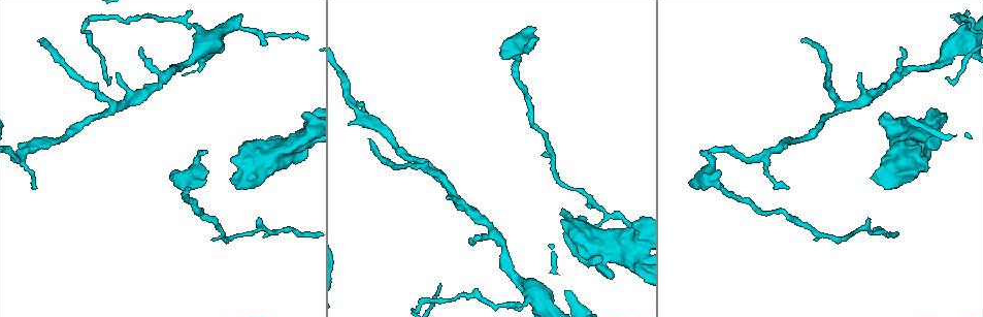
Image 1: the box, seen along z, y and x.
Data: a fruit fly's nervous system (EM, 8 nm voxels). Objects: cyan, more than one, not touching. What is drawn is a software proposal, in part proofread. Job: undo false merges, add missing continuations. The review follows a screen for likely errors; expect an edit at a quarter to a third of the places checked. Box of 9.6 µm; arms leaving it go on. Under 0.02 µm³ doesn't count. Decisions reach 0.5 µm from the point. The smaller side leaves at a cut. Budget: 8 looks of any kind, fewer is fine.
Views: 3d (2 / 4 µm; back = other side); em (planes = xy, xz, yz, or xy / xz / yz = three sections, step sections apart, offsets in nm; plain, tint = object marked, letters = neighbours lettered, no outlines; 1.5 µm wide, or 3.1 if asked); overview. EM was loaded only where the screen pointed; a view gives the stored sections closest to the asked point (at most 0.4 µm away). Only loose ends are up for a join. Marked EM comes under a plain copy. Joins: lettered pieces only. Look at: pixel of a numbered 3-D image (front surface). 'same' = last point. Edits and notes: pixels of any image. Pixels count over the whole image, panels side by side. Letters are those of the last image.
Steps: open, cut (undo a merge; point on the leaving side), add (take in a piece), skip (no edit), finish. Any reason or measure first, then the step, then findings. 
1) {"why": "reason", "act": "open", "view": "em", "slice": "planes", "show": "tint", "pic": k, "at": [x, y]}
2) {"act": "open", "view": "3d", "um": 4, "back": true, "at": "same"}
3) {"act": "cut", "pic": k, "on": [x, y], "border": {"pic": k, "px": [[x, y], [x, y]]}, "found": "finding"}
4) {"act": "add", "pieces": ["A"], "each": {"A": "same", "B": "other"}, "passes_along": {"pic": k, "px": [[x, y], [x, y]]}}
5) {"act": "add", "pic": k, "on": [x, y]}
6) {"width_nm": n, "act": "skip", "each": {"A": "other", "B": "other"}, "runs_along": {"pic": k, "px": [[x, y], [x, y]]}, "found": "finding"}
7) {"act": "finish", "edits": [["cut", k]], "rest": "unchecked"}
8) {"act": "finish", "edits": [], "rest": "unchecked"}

{"why": "free end", "act": "open", "view": "3d", "um": 4, "back": true, "pic": 1, "at": [536, 38]}

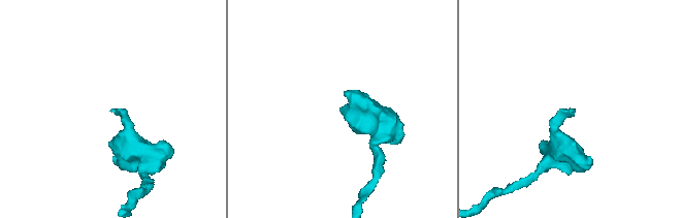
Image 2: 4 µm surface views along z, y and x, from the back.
{"act": "open", "view": "em", "slice": "planes", "show": "letters", "pic": 2, "at": [111, 109]}

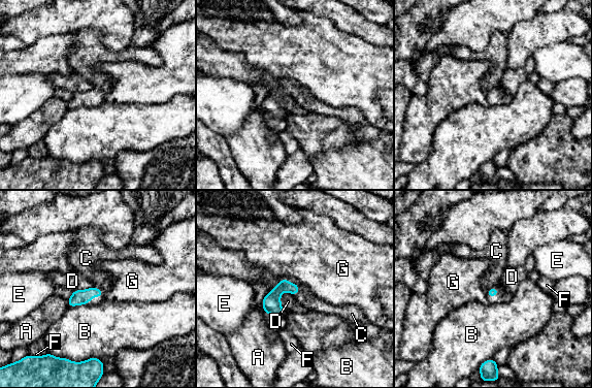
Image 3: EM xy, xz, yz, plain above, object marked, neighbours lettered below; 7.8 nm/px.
{"act": "add", "pieces": ["C"], "each": {"A": "other", "B": "other", "C": "same", "D": "other", "E": "other", "F": "other", "G": "other"}, "found": "the cell continues"}

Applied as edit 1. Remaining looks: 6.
{"why": "branch stops here", "act": "open", "view": "3d", "um": 2, "pic": 1, "at": [928, 157]}

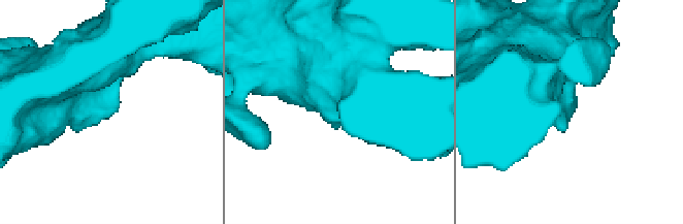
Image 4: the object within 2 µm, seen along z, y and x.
{"act": "open", "view": "em", "slice": "planes", "show": "tint", "pic": 4, "at": [114, 108]}

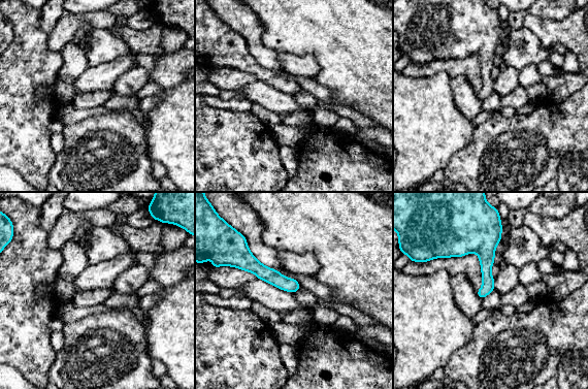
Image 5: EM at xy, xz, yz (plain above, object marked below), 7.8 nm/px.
{"act": "open", "view": "em", "slice": "planes", "show": "letters", "at": "same"}

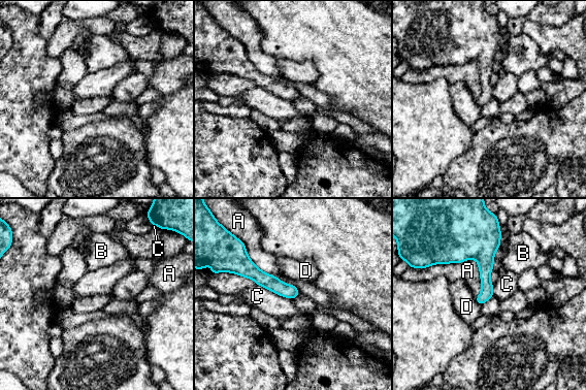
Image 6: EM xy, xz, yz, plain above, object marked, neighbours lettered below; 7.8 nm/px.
{"act": "skip", "each": {"A": "other", "B": "other", "C": "other", "D": "other"}, "runs_along": {"pic": 6, "px": [[235, 267], [246, 267], [295, 293]]}, "found": "none of them fits"}

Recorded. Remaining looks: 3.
{"why": "sharp bend", "act": "open", "view": "3d", "um": 2, "pic": 1, "at": [89, 20]}

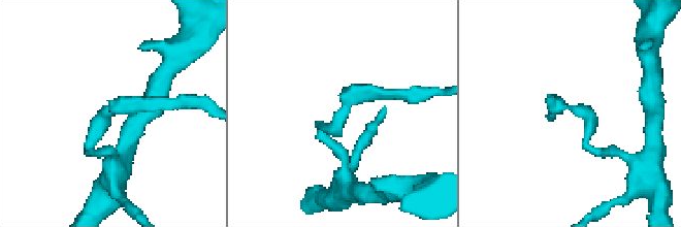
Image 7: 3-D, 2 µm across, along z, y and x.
{"act": "open", "view": "em", "slice": "xy", "step": 8, "show": "tint", "pic": 7, "at": [113, 109]}

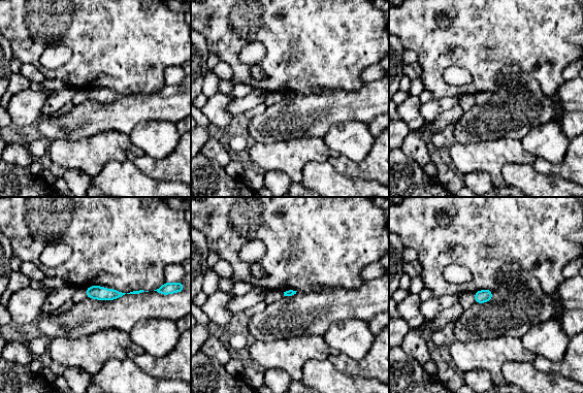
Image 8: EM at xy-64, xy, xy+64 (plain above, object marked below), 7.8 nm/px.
{"why": "another direction", "act": "open", "view": "em", "slice": "planes", "show": "letters", "at": "same"}

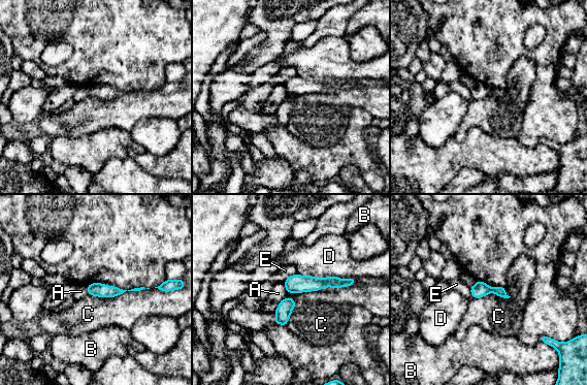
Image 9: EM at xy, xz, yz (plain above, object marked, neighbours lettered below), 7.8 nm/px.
{"width_nm": 110, "longest_contact_nm": ["C", 550], "act": "cut", "pic": 9, "on": [499, 291], "each": {"A": "other", "B": "other", "C": "other", "D": "other", "E": "other"}, "found": "two cells meet here"}

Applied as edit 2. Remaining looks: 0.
{"act": "finish", "edits": [["add", 3], ["cut", 9]], "rest": "unchecked"}

